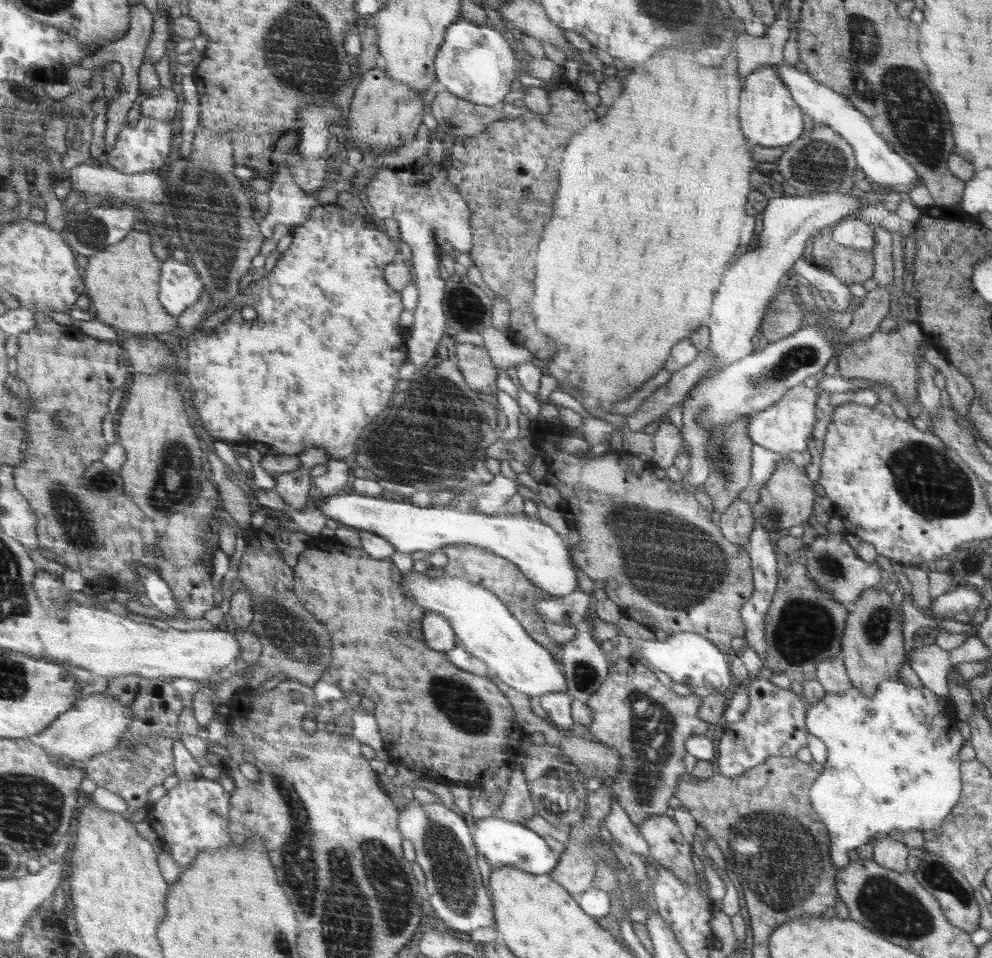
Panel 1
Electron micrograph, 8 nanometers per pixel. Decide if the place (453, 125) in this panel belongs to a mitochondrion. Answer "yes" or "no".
yes

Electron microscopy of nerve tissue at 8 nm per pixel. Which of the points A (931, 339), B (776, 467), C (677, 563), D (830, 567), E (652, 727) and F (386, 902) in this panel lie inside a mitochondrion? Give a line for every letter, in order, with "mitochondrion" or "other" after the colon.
A: other
B: other
C: mitochondrion
D: mitochondrion
E: mitochondrion
F: mitochondrion

